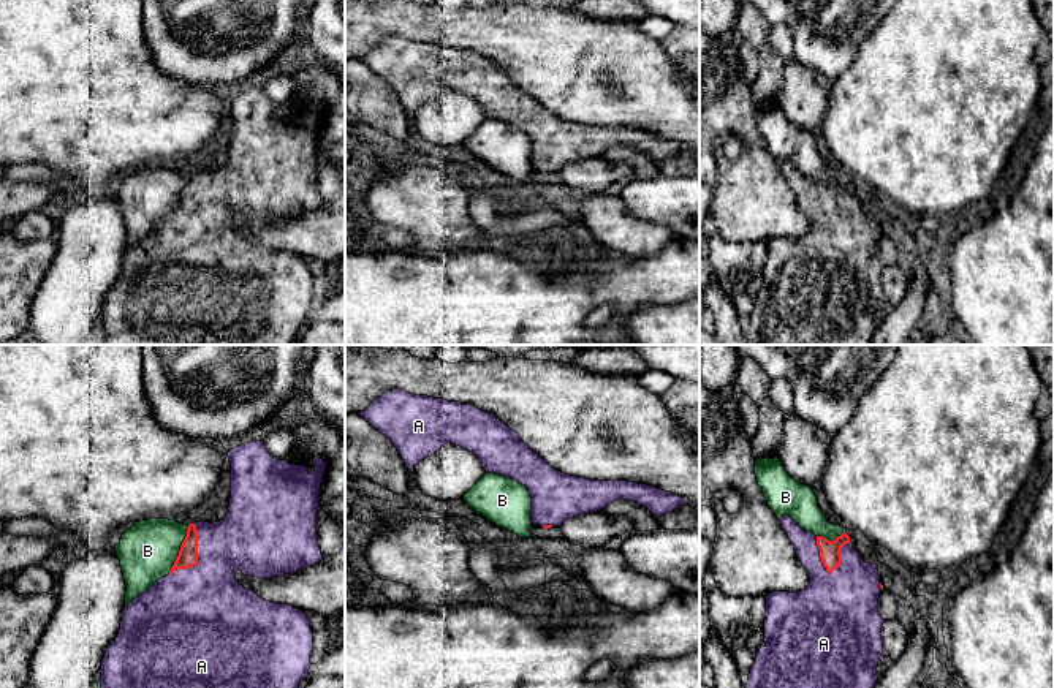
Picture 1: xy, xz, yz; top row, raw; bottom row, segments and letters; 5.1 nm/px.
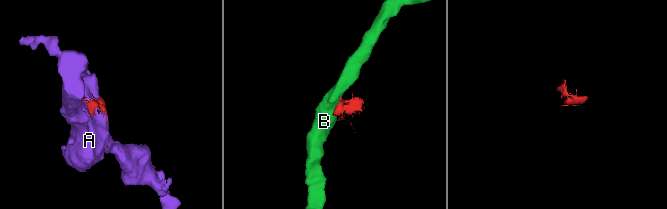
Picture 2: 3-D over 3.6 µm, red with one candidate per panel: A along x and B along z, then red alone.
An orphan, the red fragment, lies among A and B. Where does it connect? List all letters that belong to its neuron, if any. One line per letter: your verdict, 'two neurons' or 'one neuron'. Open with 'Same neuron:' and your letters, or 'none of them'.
Same neuron: A
A: one neuron
B: two neurons

